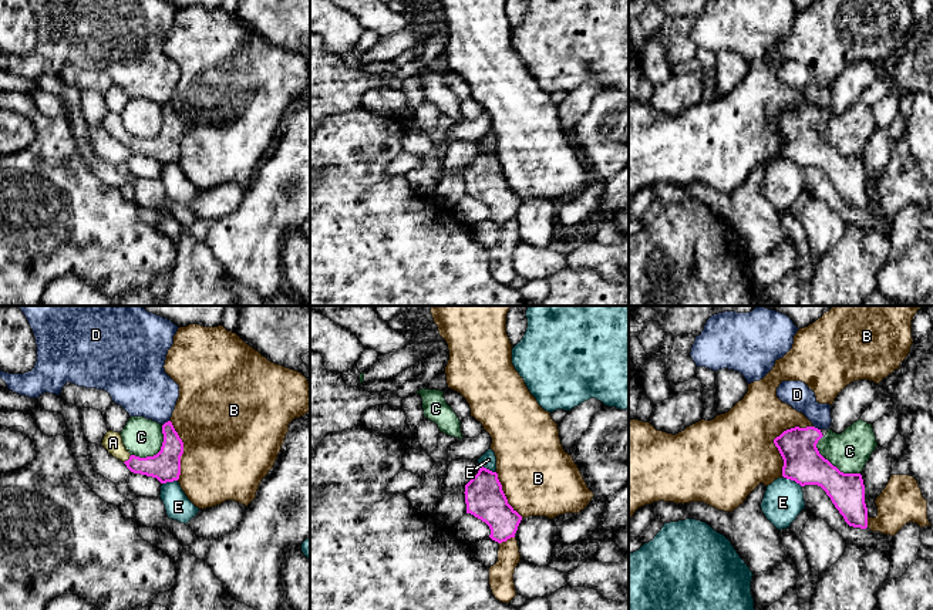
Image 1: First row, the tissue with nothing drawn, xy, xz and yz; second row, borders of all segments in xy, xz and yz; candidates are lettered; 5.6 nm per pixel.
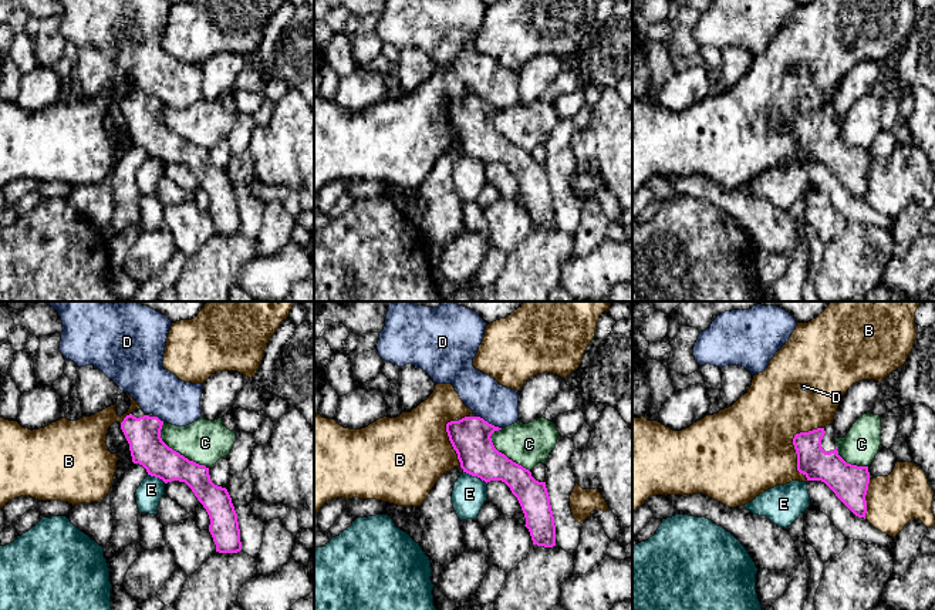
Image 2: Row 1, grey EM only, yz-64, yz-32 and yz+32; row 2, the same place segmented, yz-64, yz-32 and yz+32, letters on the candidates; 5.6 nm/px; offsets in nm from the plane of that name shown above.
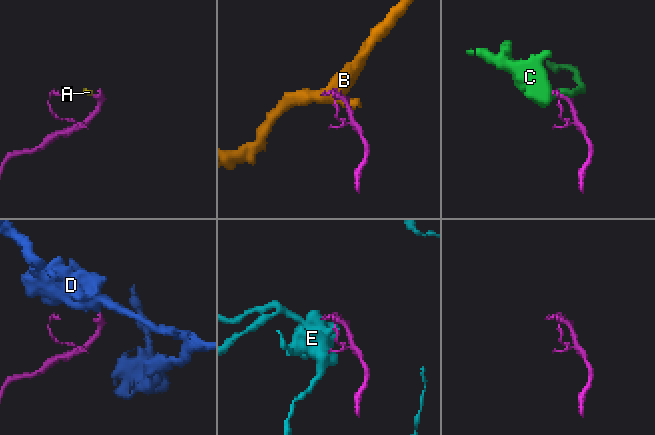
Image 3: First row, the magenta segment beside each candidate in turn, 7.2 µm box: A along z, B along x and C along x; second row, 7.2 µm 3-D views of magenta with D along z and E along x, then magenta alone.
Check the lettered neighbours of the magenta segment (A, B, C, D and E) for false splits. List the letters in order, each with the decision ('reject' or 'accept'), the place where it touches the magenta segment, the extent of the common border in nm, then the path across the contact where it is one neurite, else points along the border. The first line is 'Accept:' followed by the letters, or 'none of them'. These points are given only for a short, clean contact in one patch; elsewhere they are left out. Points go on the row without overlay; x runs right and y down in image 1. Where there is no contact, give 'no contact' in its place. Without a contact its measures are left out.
Accept: A
A: accept; meets magenta in xy at (128, 141); contact 60 nm long; runs through xy (165, 147), (137, 147), (128, 141), (113, 124)
B: reject; meets magenta in yz at (775, 120); contact 340 nm long
C: reject; meets magenta in xy at (158, 134); contact 260 nm long
D: reject; meets magenta in xy at (165, 104); contact 60 nm long; border along xy (169, 101), (162, 107)
E: reject; meets magenta in yz at (792, 161); contact 130 nm long; border along yz (782, 157), (794, 161), (801, 168)

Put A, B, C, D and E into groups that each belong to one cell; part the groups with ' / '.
A / B / C / D / E

